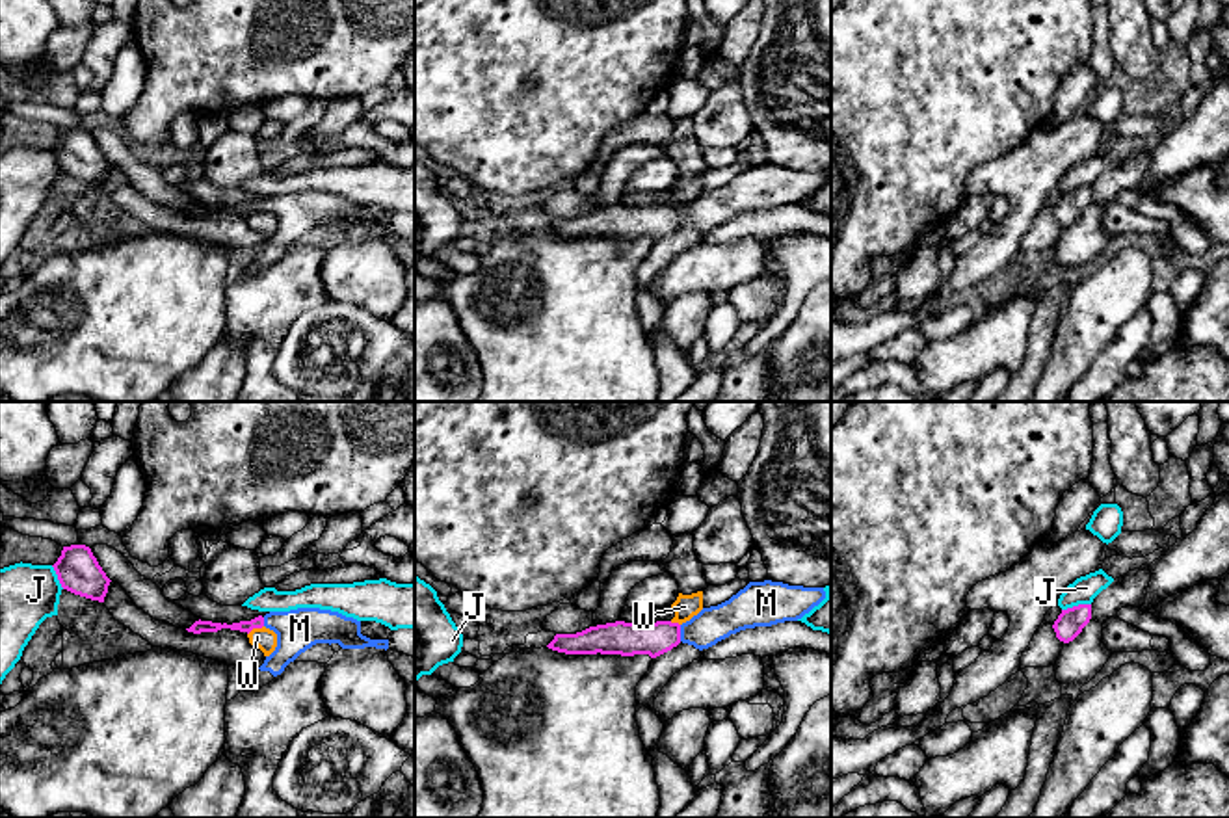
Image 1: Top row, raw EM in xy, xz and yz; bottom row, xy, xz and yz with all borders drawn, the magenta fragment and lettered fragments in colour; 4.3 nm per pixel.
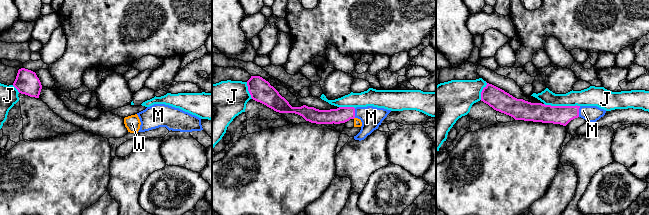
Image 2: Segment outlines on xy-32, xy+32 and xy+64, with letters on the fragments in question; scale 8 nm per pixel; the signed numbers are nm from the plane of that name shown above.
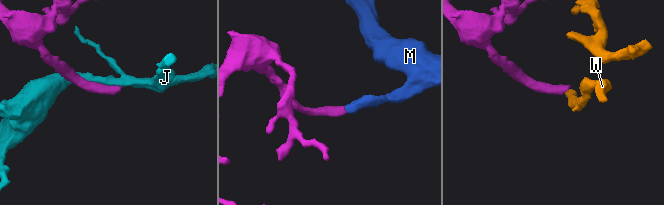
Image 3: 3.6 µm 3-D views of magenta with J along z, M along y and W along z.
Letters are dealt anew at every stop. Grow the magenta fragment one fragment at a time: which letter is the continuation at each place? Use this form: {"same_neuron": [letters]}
{"same_neuron": ["M"]}

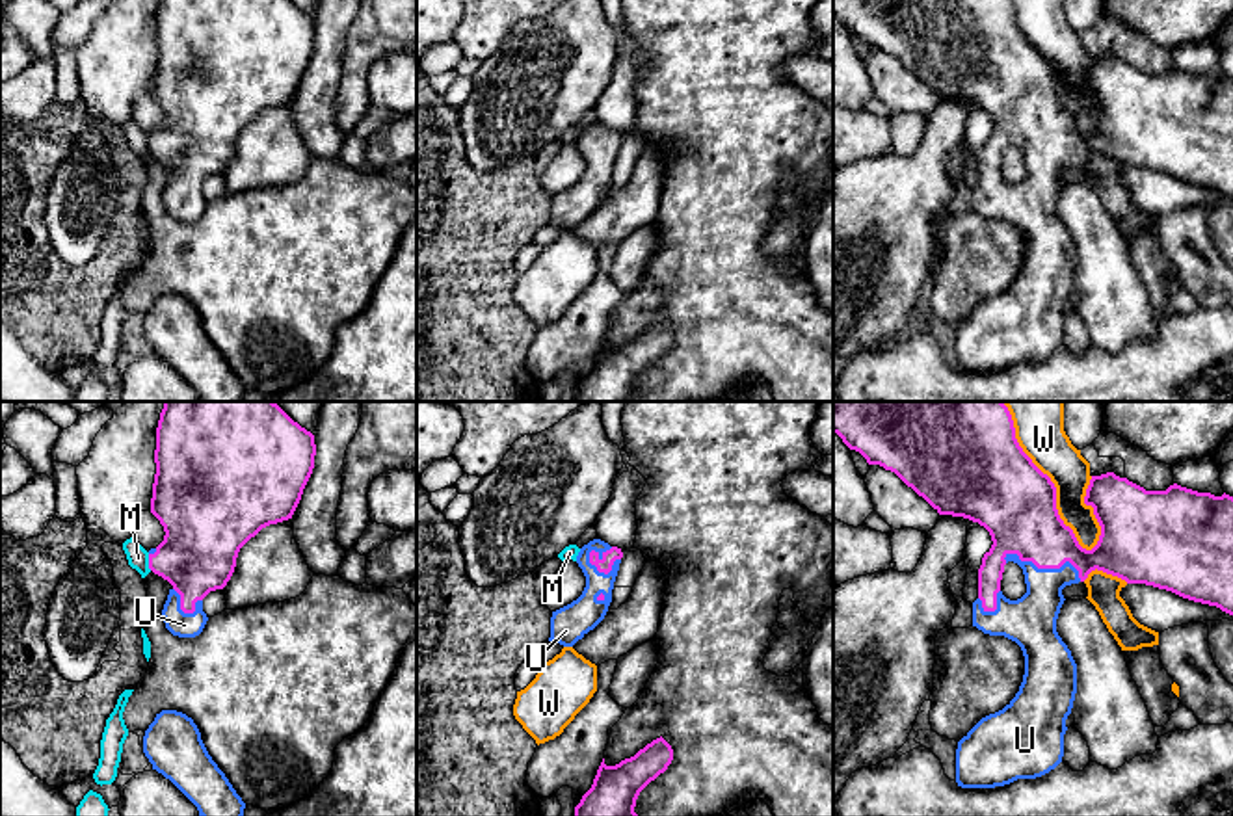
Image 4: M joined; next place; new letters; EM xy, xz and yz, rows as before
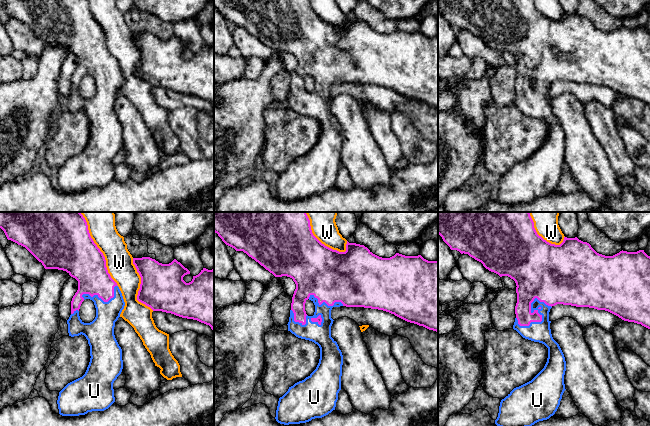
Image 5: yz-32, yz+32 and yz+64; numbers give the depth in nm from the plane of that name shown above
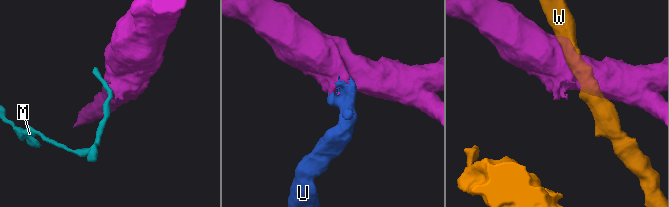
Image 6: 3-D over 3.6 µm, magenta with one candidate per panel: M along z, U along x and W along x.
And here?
{"same_neuron": ["U"]}

